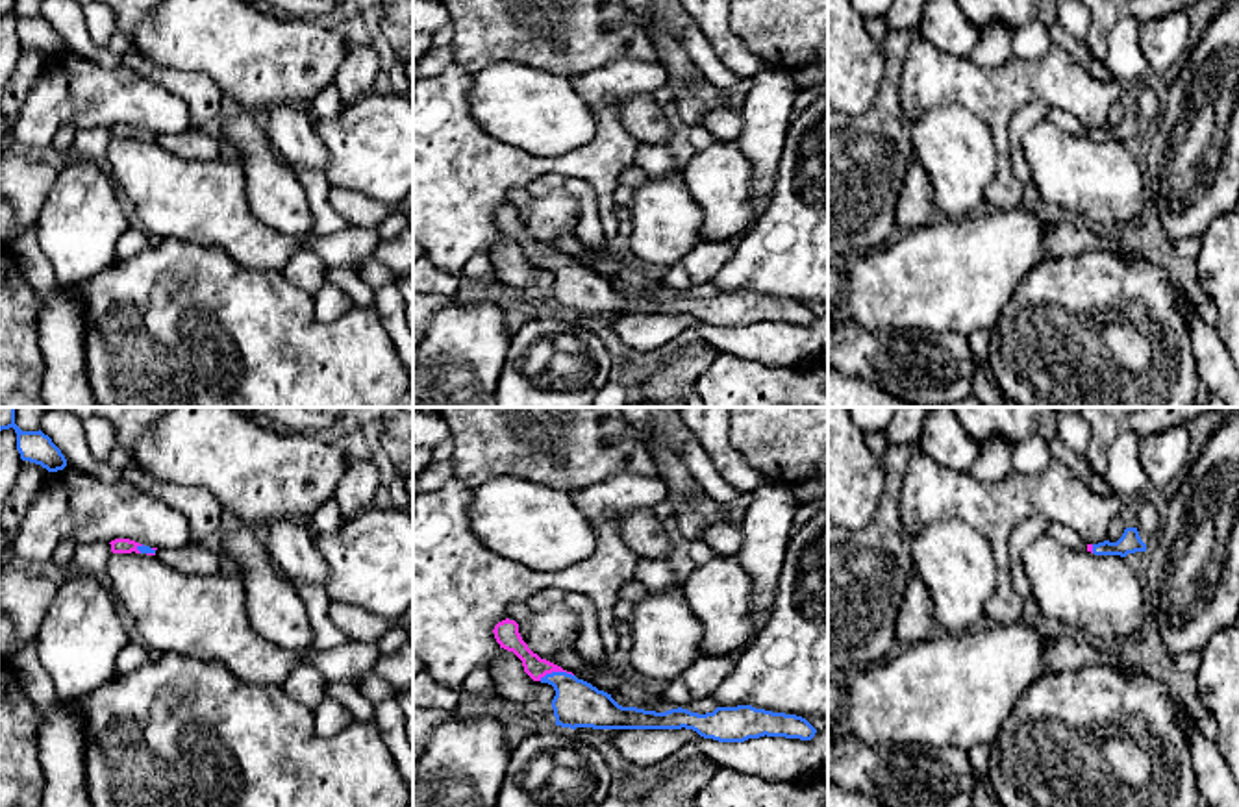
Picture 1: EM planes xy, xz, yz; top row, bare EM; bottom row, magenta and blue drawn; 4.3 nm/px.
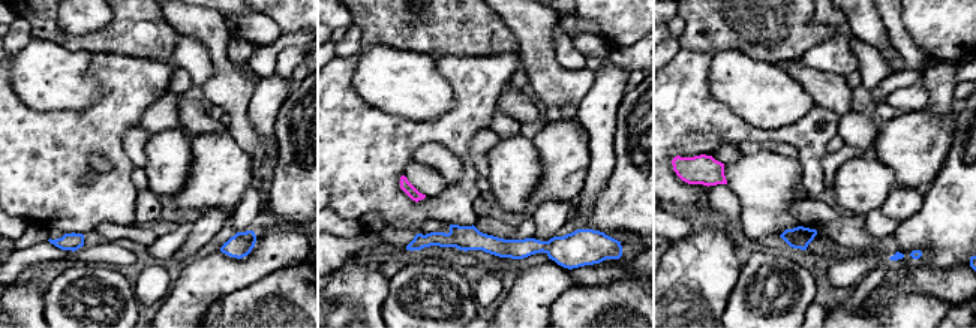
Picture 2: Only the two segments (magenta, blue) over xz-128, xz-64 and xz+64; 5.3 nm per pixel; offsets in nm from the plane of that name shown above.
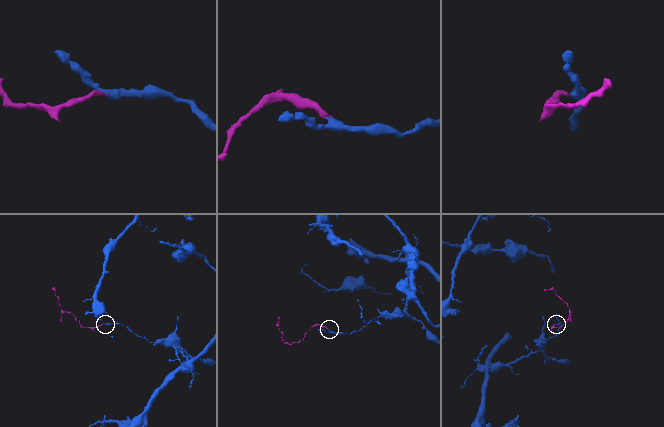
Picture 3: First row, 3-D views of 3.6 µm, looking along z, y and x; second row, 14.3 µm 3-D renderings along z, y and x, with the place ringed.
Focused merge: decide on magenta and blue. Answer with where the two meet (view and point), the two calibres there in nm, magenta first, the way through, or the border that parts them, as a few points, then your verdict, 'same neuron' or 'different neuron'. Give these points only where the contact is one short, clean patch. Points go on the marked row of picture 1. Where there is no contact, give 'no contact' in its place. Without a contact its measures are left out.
xz (556, 670) | 100/200 nm | across xz (510, 639), (541, 670), (556, 670), (576, 704) | same neuron

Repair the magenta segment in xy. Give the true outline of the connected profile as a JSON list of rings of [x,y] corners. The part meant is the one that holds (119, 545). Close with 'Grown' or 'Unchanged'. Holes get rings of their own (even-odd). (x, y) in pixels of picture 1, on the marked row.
[[[115,539],[109,544],[111,544],[113,553],[131,553],[131,552],[135,552],[135,553],[156,555],[156,550],[157,550],[157,548],[150,548],[150,546],[139,544],[139,542],[130,540],[130,539]]]. Grown

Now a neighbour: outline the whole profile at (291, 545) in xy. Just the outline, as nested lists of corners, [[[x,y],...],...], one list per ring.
[[[280,518],[265,528],[263,539],[272,559],[287,576],[326,590],[328,563],[315,548],[315,535],[307,524]]]

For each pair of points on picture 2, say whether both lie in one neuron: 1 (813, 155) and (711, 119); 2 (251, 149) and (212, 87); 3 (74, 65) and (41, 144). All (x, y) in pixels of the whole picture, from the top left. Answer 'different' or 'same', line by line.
1: same
2: same
3: different

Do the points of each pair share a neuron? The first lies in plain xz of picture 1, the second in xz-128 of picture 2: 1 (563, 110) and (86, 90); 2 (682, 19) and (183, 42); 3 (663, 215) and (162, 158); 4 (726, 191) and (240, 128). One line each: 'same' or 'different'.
1: same
2: different
3: same
4: different

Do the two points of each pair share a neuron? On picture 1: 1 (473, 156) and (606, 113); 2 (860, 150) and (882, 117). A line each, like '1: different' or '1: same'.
1: same
2: same

